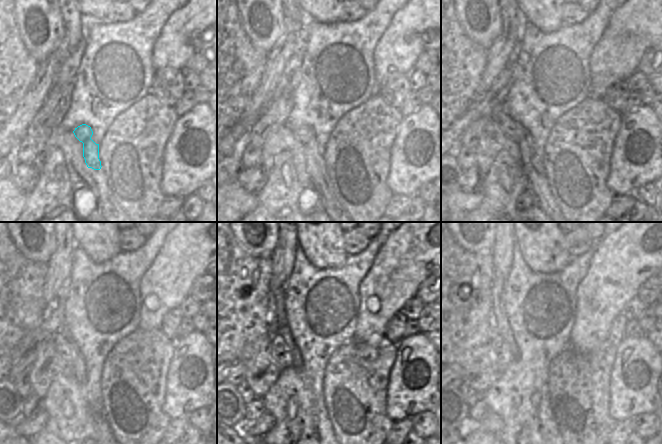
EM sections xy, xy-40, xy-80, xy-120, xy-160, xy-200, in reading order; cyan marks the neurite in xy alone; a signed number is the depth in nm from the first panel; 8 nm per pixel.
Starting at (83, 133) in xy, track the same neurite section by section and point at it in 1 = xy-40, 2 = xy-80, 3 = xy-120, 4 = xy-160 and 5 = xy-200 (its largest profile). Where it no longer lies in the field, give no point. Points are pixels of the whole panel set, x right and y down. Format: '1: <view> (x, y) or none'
1: xy-40 (313, 159)
2: xy-80 (517, 133)
3: xy-120 (69, 354)
4: xy-160 (283, 357)
5: xy-200 (502, 350)

